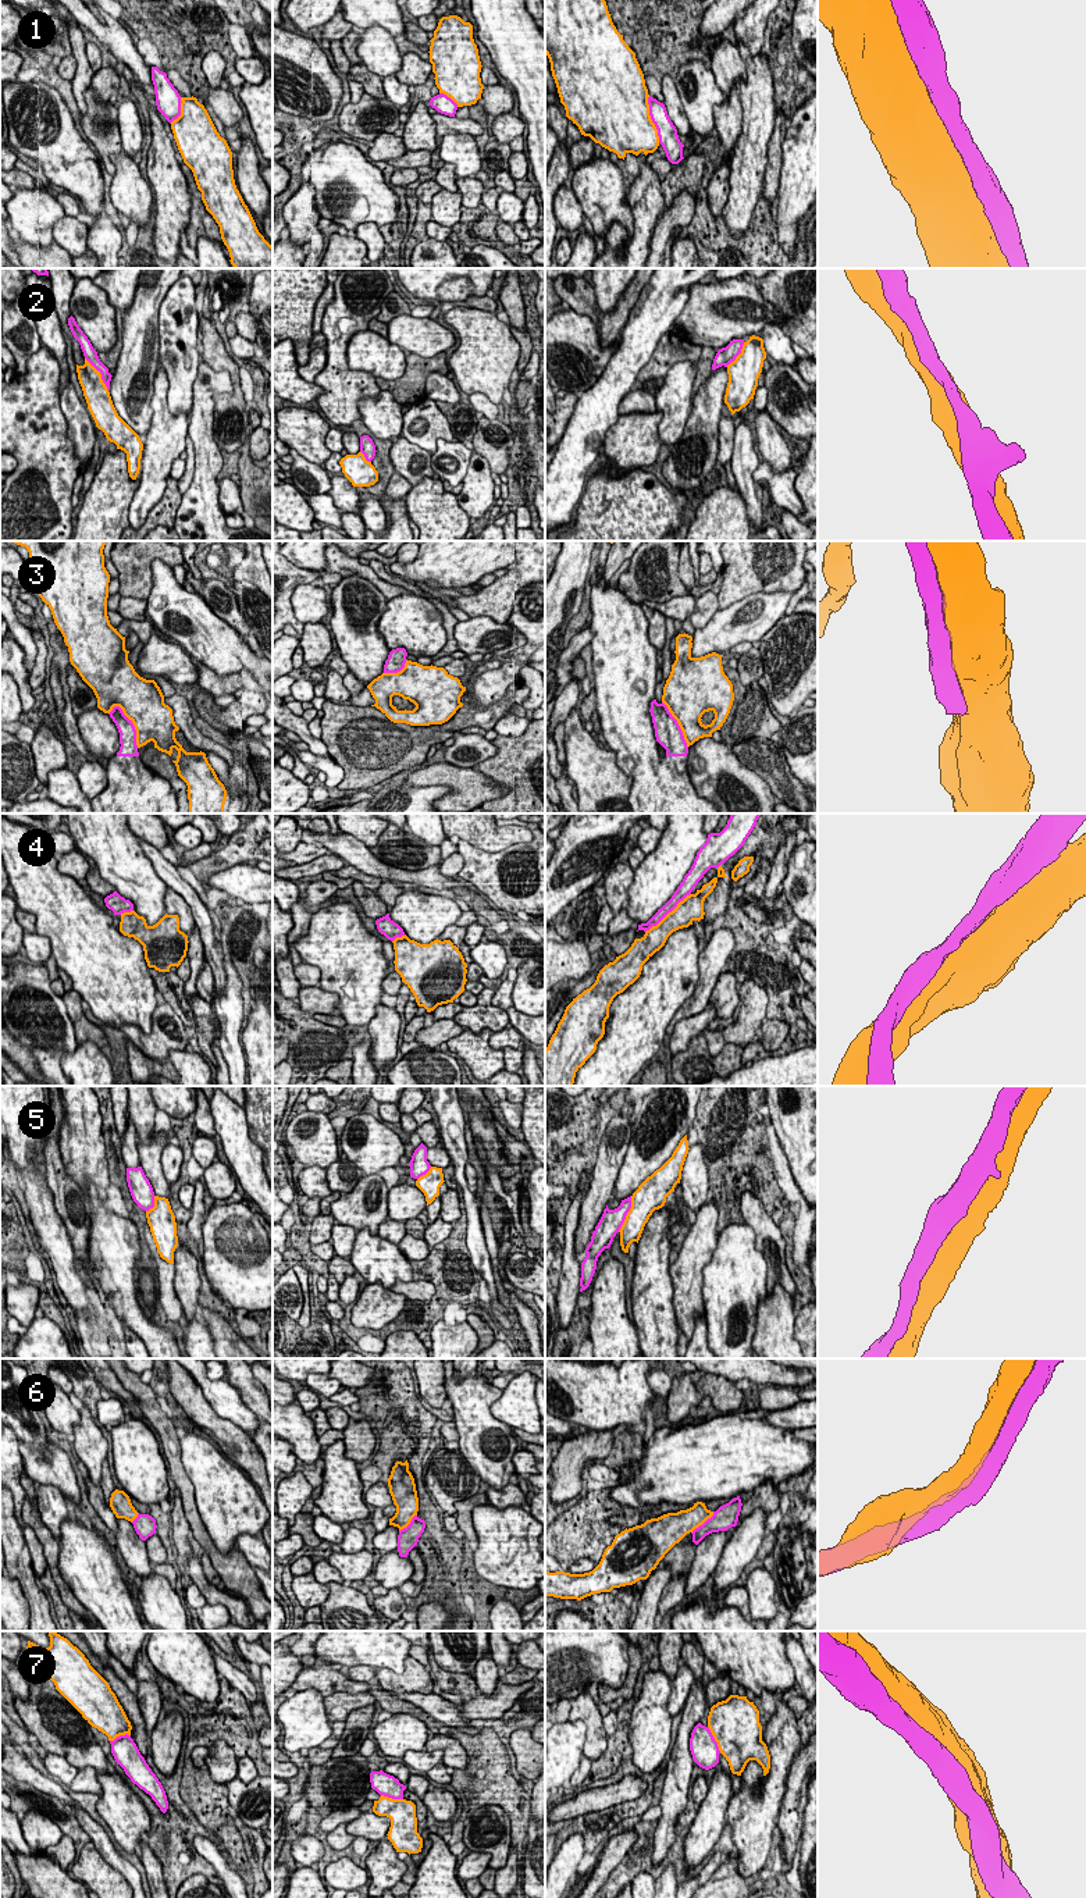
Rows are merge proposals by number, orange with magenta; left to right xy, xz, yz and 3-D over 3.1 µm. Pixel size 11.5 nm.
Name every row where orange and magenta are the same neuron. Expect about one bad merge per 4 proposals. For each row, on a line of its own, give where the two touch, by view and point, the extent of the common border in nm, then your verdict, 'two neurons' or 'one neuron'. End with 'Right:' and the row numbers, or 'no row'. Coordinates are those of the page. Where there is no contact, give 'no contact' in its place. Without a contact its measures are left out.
1: yz (651, 120) | 550 nm | one neuron
2: xy (100, 374) | 460 nm | one neuron
3: xy (134, 725) | 550 nm | two neurons
4: yz (669, 912) | 700 nm | one neuron
5: yz (627, 1214) | 440 nm | two neurons
6: yz (702, 1523) | 360 nm | one neuron
7: yz (715, 1740) | 360 nm | one neuron
Right: 1, 2, 4, 6, 7

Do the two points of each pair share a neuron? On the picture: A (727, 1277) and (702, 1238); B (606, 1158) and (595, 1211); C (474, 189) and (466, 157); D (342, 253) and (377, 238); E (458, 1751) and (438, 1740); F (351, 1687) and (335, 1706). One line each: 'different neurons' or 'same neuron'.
A: different neurons
B: same neuron
C: different neurons
D: different neurons
E: same neuron
F: different neurons

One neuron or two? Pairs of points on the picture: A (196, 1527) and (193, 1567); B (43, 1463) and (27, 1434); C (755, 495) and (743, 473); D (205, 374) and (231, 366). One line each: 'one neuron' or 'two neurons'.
A: two neurons
B: one neuron
C: one neuron
D: two neurons

